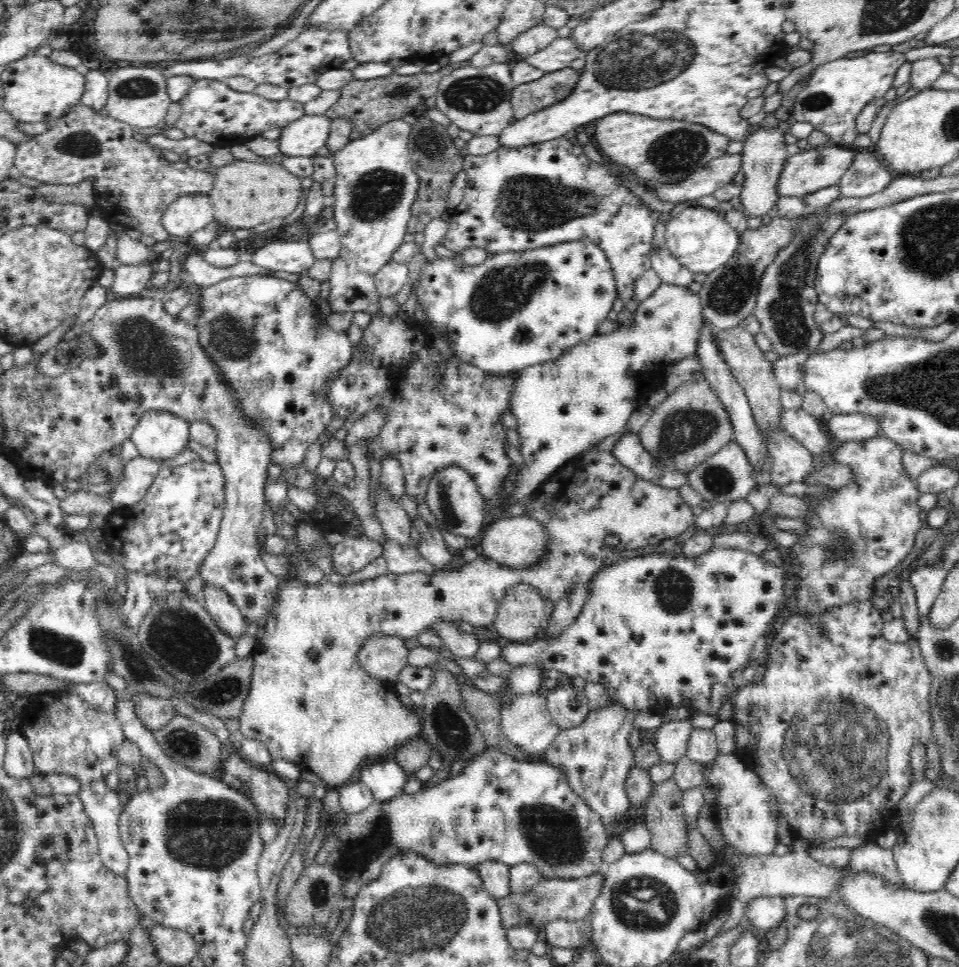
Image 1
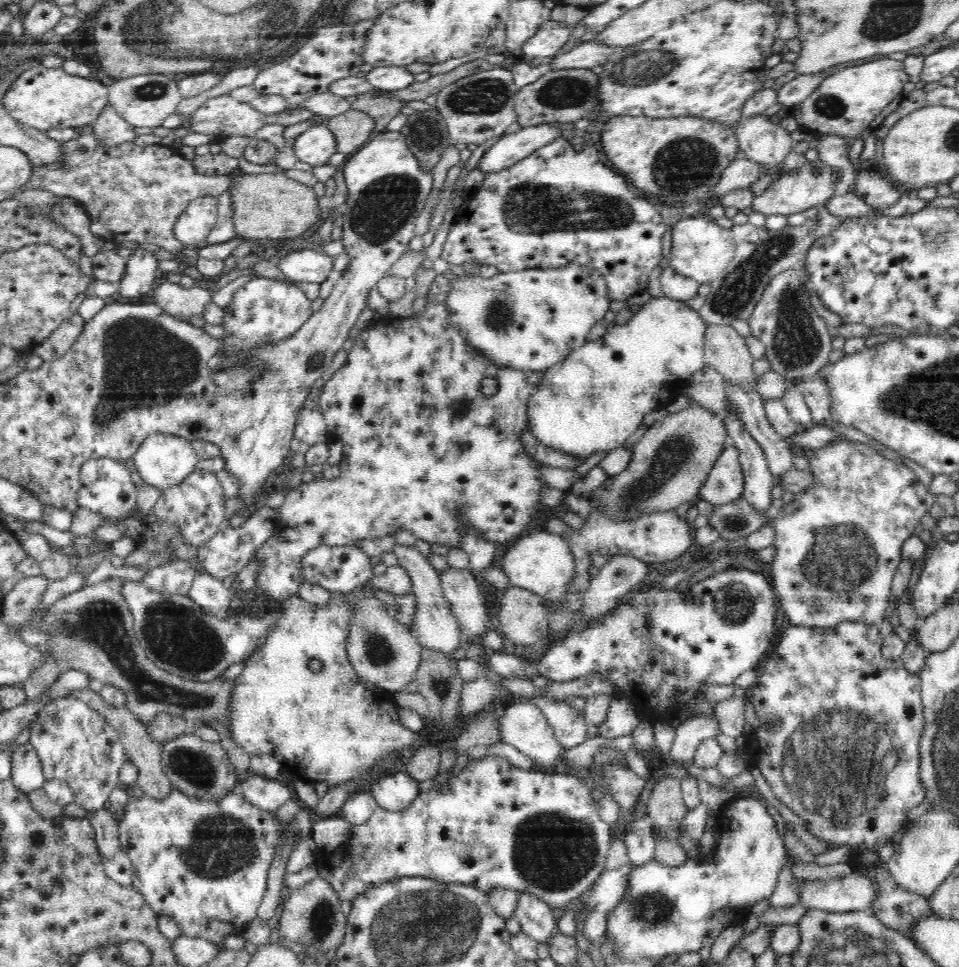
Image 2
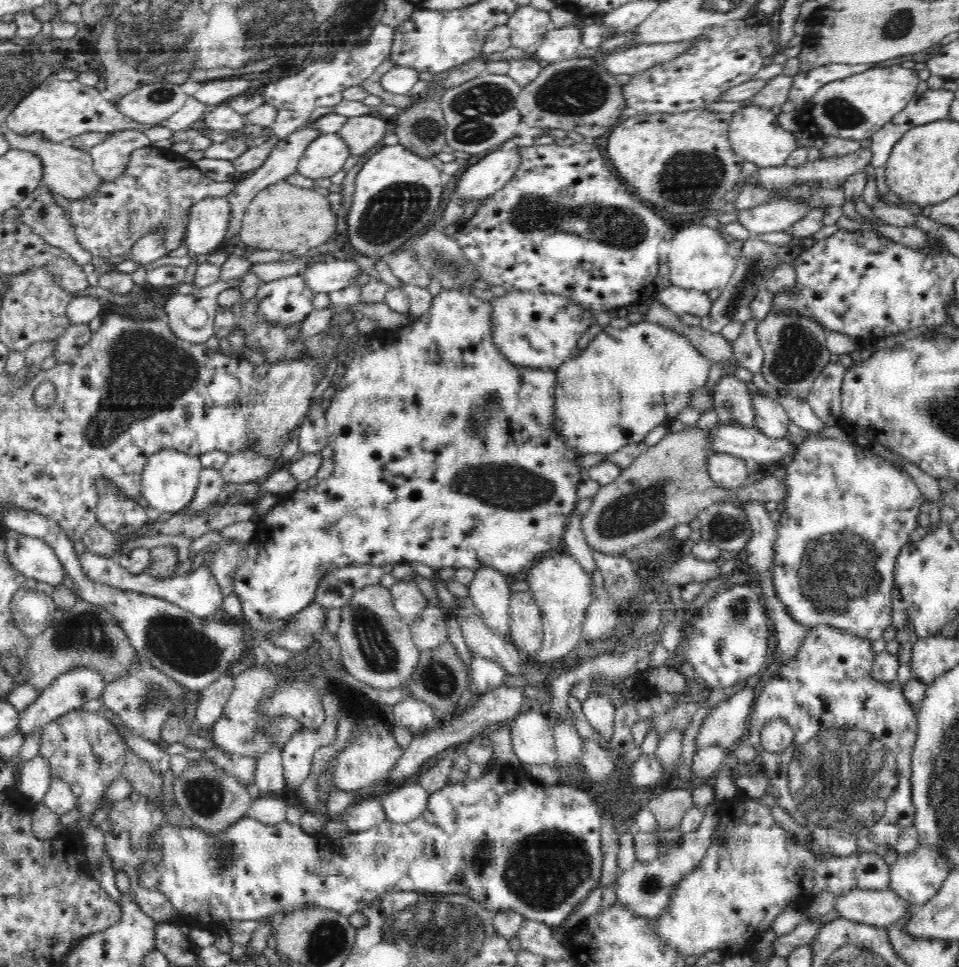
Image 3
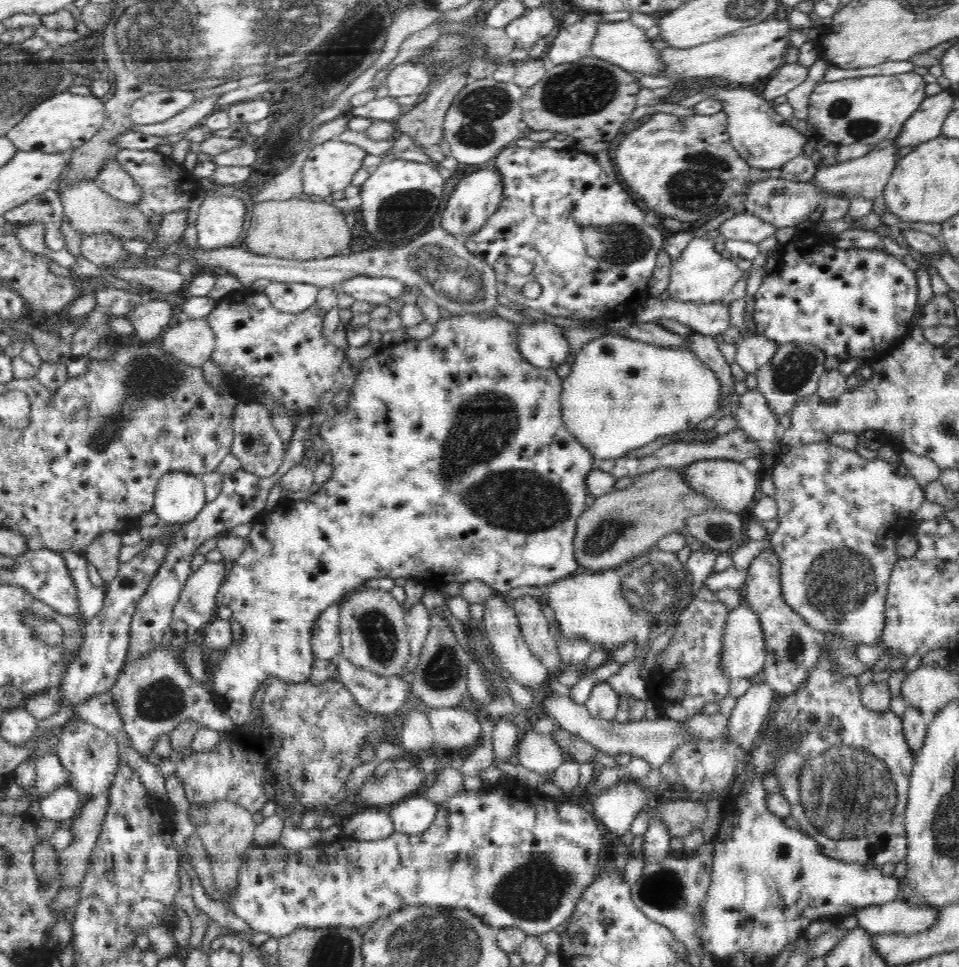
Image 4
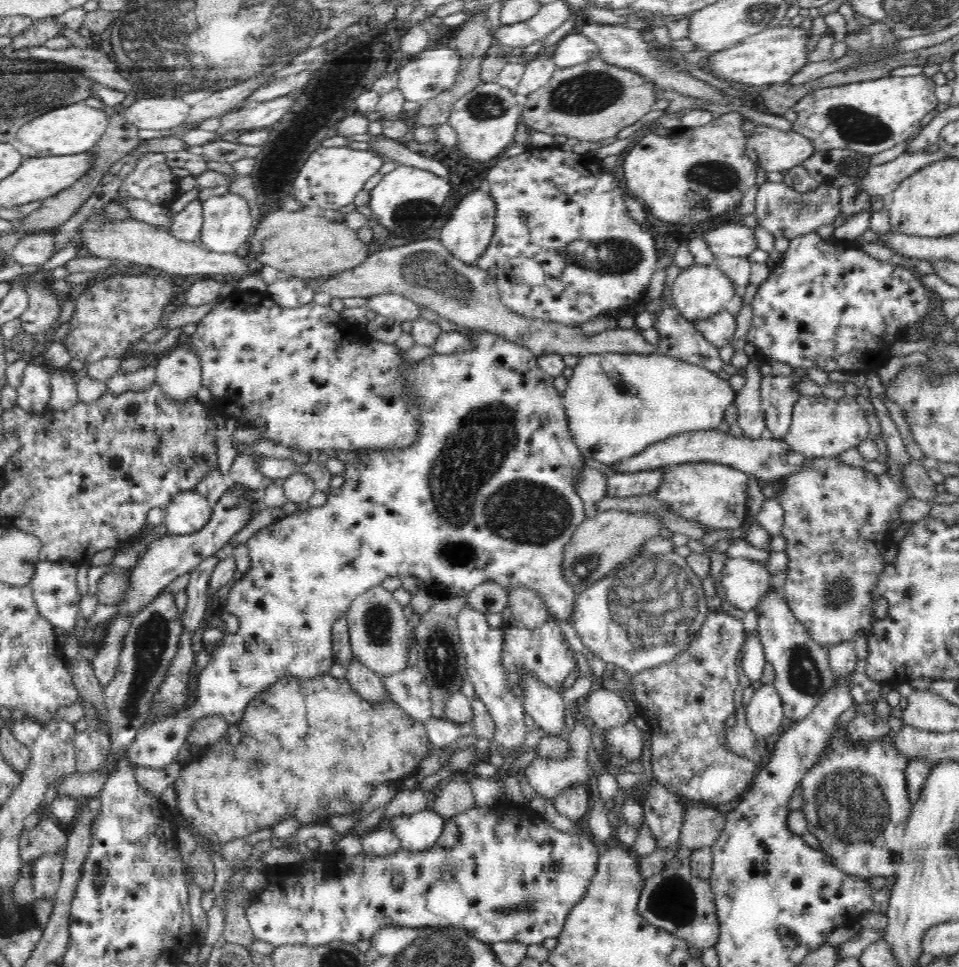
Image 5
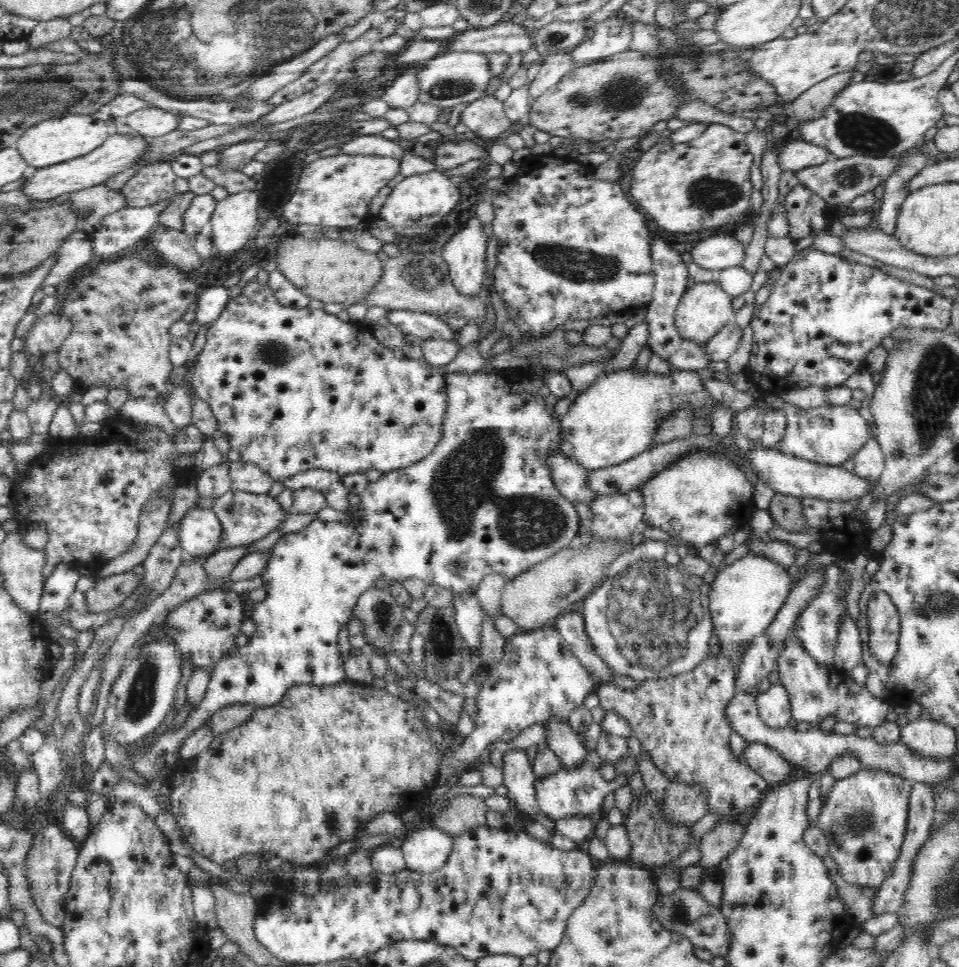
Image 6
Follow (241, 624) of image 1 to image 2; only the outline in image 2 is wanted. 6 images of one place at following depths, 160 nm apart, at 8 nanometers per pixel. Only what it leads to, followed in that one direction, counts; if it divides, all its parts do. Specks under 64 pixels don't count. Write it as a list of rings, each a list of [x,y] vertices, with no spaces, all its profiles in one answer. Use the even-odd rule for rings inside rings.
[[[200,572],[194,578],[188,597],[207,612],[225,614],[234,596],[226,582],[217,580],[206,572]]]

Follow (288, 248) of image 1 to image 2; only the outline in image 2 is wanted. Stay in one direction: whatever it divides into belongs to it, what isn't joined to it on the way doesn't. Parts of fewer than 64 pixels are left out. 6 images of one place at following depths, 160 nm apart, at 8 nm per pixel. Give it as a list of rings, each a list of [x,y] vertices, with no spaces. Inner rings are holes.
[[[314,249],[292,251],[283,258],[273,258],[275,265],[293,282],[320,283],[333,272],[334,257]]]

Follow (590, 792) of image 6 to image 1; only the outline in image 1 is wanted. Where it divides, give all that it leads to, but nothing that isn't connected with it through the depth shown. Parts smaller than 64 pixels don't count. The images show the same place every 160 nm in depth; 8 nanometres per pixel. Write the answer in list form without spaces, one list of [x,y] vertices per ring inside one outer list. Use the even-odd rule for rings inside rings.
[[[544,691],[517,695],[512,698],[510,704],[504,704],[501,708],[501,727],[504,736],[512,744],[519,746],[523,751],[531,754],[532,757],[540,759],[561,731],[547,709]]]

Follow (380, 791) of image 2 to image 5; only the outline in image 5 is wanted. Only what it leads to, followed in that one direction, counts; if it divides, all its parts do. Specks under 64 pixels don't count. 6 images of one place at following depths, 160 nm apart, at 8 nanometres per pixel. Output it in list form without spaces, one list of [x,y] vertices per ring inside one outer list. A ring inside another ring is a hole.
[[[419,810],[418,812],[394,816],[387,825],[400,839],[401,847],[408,851],[418,852],[436,844],[445,818],[435,810]]]

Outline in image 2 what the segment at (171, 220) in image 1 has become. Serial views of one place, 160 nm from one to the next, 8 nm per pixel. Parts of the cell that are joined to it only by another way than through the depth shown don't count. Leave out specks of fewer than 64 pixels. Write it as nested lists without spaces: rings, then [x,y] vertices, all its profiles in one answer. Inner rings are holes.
[[[206,195],[195,198],[176,220],[173,233],[186,244],[201,248],[217,221],[217,197]]]

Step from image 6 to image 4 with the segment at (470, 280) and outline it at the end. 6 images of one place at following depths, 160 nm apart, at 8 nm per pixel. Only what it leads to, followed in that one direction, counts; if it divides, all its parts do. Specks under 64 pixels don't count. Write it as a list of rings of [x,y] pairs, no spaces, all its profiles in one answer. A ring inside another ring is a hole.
[[[492,166],[480,168],[472,174],[466,174],[464,178],[459,180],[454,190],[448,198],[446,208],[444,209],[441,226],[456,238],[464,240],[468,238],[475,230],[487,223],[487,218],[496,212],[502,198],[502,175],[500,175]]]

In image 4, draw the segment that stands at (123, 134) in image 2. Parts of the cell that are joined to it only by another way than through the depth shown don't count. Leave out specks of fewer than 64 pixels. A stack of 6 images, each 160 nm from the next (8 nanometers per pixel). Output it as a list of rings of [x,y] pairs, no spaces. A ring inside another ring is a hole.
[[[118,156],[104,164],[102,172],[95,176],[94,181],[102,190],[110,193],[110,196],[122,202],[134,204],[141,199],[141,188],[121,166]]]

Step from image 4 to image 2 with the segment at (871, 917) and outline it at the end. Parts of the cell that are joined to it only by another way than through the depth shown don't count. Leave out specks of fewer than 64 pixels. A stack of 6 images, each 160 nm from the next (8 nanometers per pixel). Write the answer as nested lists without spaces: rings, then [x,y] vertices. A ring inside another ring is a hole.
[[[850,873],[828,879],[799,879],[799,904],[802,908],[828,912],[868,911],[878,896],[876,883],[866,875]]]

